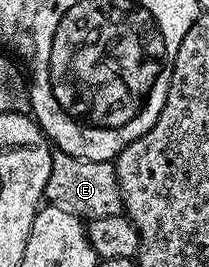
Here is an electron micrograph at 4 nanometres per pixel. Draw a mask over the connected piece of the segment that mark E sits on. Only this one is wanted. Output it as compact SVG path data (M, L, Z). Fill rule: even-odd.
M65 151L54 153L44 197L49 204L60 207L60 211L68 211L87 222L119 216L122 209L122 196L118 190L114 161L89 161L68 155Z

